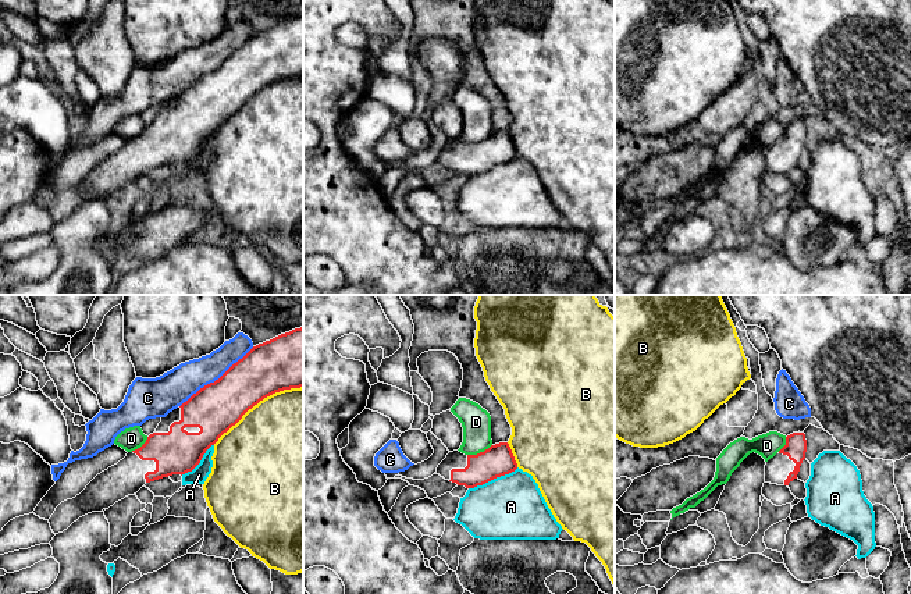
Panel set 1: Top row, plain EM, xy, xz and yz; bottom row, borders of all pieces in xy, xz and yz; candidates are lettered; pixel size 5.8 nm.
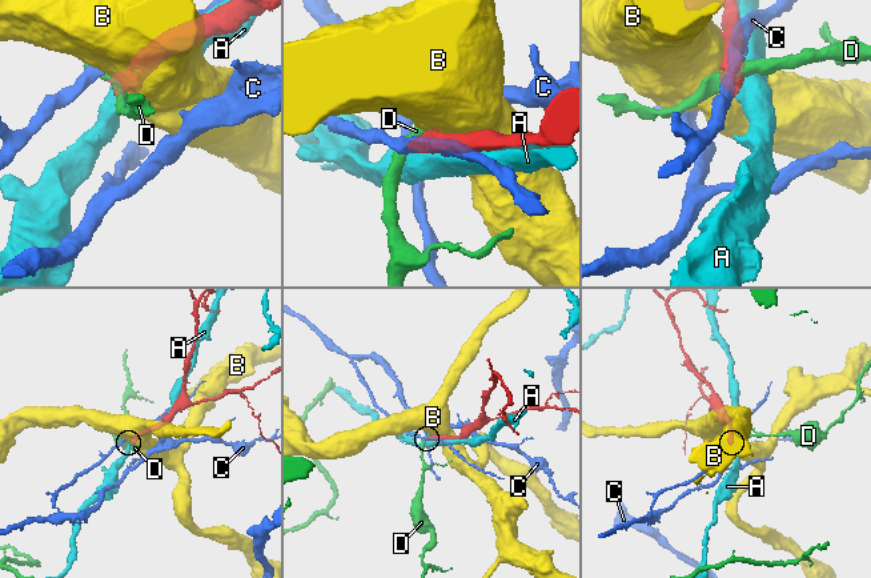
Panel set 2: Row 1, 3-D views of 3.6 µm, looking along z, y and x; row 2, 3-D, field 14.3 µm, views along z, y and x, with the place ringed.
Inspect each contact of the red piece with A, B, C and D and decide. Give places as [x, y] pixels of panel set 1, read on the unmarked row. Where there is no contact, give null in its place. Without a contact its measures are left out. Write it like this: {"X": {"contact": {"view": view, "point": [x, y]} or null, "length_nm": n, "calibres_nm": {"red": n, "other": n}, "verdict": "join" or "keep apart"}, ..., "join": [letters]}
{"A": {"contact": {"view": "xz", "point": [493, 167]}, "length_nm": 320, "calibres_nm": {"red": 180, "other": 380}, "verdict": "keep apart"}, "B": {"contact": {"view": "xy", "point": [258, 91]}, "length_nm": 600, "calibres_nm": {"red": 300, "other": 500}, "verdict": "keep apart"}, "C": {"contact": {"view": "xy", "point": [216, 68]}, "length_nm": 550, "calibres_nm": {"red": 280, "other": 200}, "verdict": "keep apart"}, "D": {"contact": {"view": "xz", "point": [480, 141]}, "length_nm": 160, "calibres_nm": {"red": 180, "other": 170}, "verdict": "keep apart"}, "join": []}

